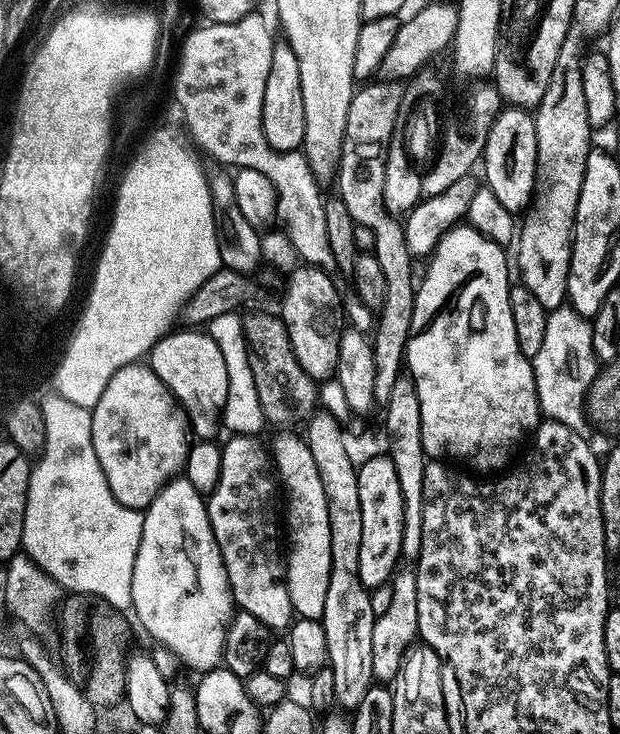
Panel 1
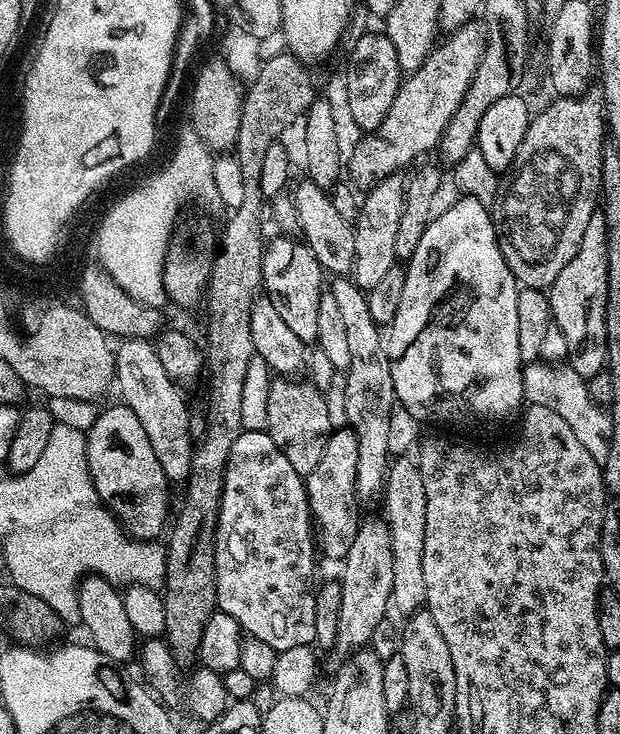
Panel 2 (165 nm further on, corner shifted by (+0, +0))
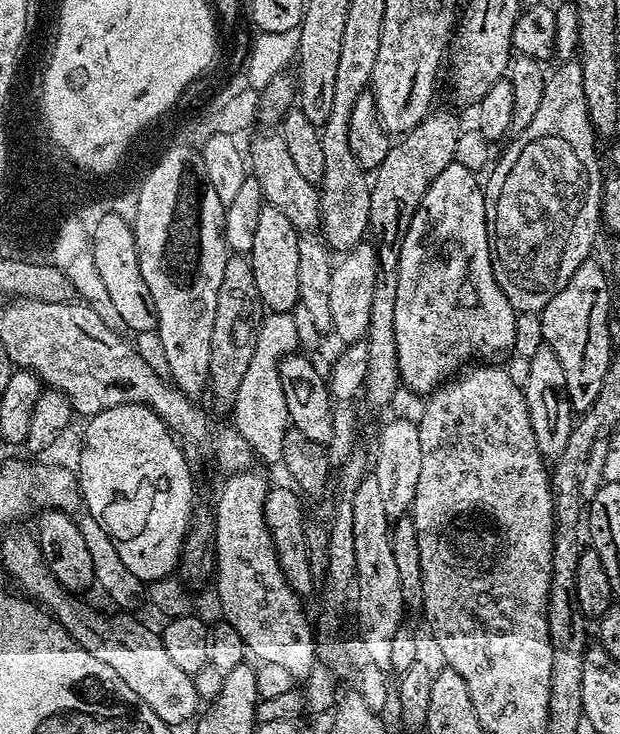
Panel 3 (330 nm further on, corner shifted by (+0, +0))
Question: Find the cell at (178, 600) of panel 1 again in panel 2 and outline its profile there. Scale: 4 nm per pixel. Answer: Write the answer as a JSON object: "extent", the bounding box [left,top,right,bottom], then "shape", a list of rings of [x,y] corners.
{"extent":[114,338,194,485],"shape":[[[124,338],[115,345],[114,351],[114,384],[117,389],[120,387],[119,399],[130,410],[134,410],[134,414],[138,414],[142,430],[146,430],[146,438],[150,438],[150,446],[154,446],[154,458],[158,458],[158,466],[162,466],[168,481],[173,485],[183,485],[190,474],[194,441],[190,434],[190,418],[193,413],[180,393],[181,385],[172,380],[170,374],[166,374],[166,366],[162,366],[162,358],[158,358],[152,340]]]}

